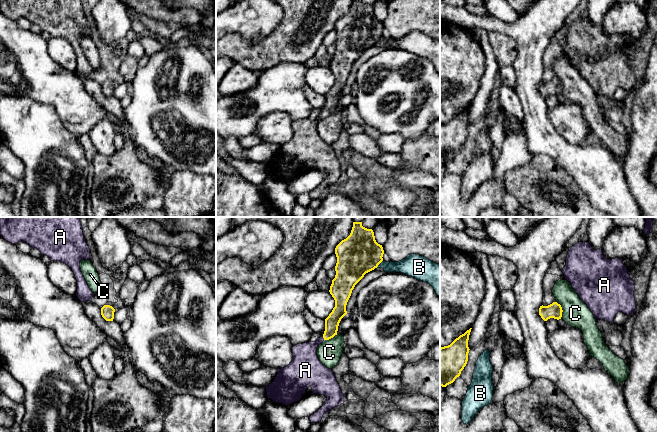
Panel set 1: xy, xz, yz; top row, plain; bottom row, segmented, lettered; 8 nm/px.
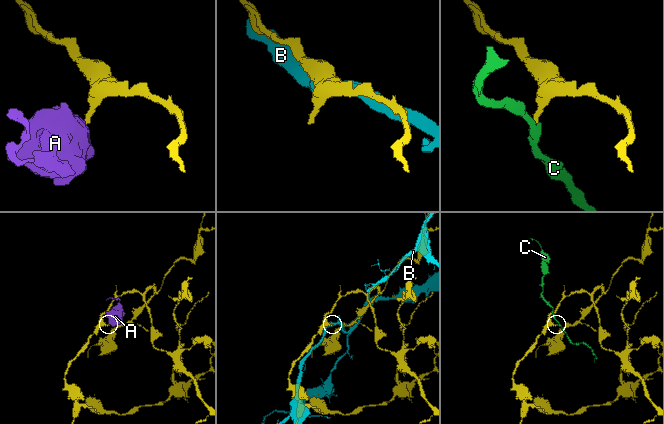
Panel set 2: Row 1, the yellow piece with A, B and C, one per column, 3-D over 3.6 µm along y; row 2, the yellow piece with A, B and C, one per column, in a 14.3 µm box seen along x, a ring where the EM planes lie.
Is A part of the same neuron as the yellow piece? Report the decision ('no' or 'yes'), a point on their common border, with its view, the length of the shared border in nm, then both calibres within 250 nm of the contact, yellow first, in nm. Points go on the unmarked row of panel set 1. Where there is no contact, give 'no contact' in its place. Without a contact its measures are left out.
yes; meets yellow in xz at (323, 113); contact 40 nm long; 110 nm thick on the yellow side, 220 nm on the other

